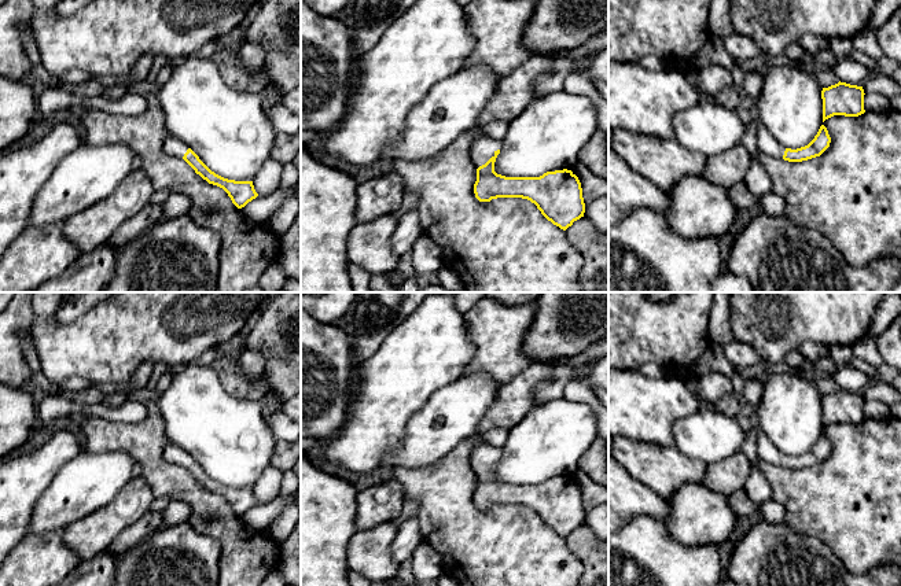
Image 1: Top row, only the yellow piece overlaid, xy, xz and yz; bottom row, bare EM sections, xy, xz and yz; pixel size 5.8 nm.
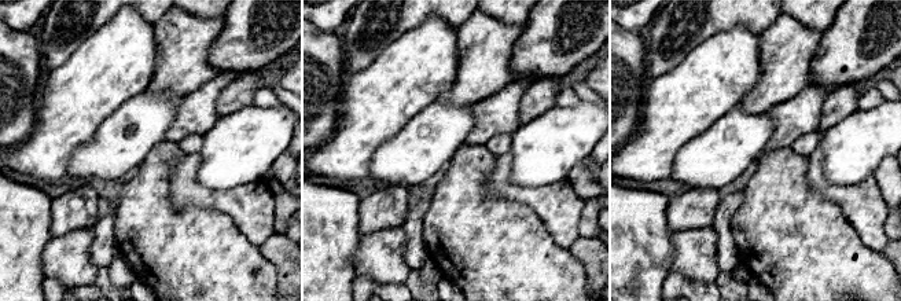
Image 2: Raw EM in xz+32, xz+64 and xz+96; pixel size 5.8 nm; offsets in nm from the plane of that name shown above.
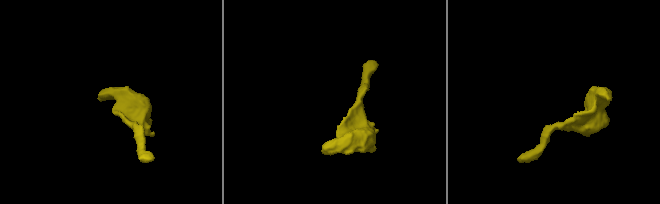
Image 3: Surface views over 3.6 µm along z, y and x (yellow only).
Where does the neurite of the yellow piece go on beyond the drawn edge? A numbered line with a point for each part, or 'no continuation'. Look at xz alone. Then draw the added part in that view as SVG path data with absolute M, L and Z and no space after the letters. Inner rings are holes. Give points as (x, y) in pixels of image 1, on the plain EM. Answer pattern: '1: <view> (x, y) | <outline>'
1: xz (484, 454) | M479 442L475 445L472 454L471 454L471 465L472 471L478 476L479 473L485 472L497 457L503 456L503 449L492 446L486 442Z

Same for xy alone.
1: xy (172, 453) | M166 441L162 456L168 462L183 467L184 461L190 454L180 446L172 443L170 441Z

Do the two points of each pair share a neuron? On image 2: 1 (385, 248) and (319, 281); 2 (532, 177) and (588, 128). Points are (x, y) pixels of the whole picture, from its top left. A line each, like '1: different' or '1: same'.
1: different
2: same

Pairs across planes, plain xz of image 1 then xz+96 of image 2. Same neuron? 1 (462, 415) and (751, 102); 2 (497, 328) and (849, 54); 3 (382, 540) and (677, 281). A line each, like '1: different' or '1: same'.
1: different
2: different
3: different

